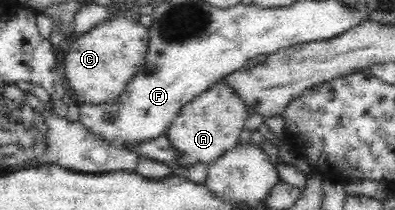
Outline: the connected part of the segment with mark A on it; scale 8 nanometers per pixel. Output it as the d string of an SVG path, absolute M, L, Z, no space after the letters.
M219 79L209 89L186 103L166 131L171 144L181 152L178 167L189 167L196 163L208 165L226 151L240 145L239 136L244 130L249 112L245 100L225 79Z

